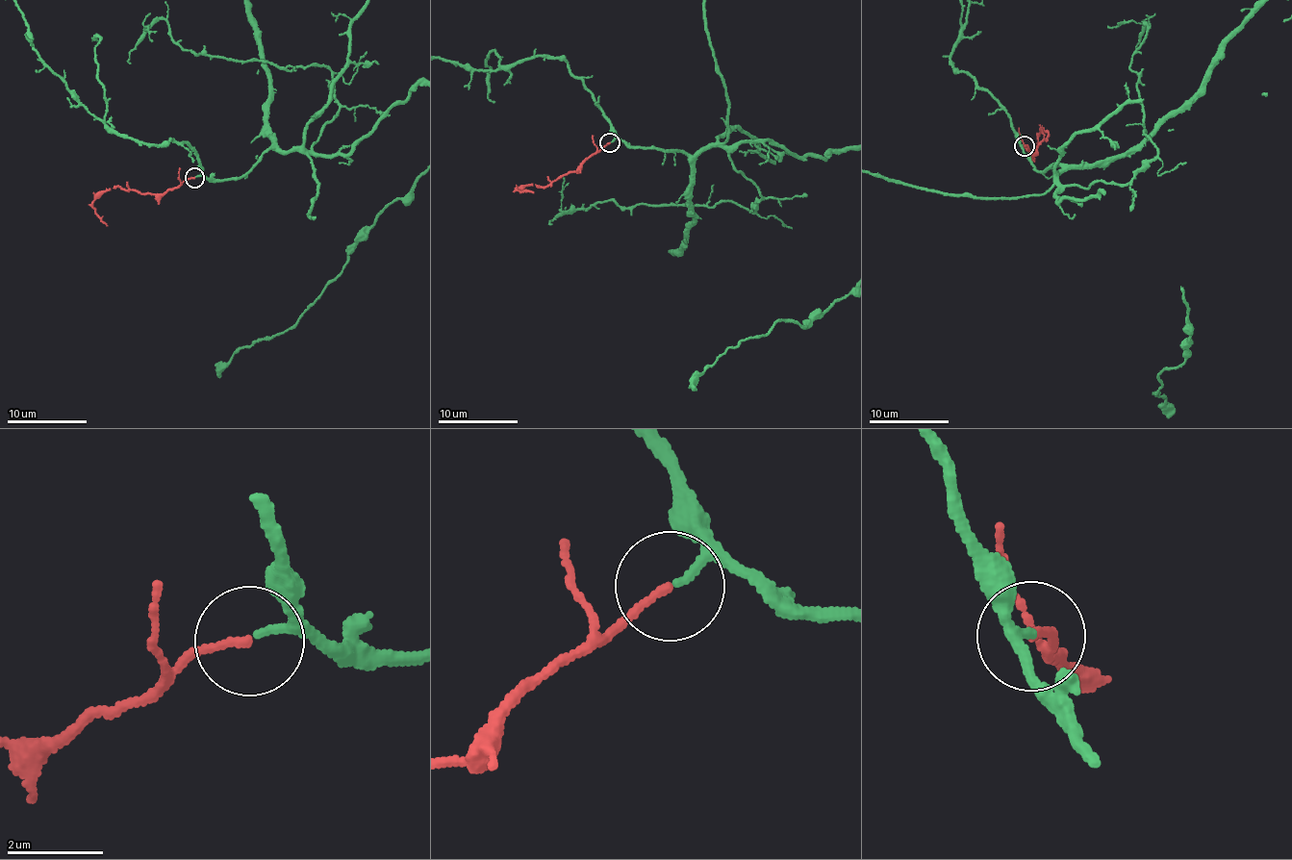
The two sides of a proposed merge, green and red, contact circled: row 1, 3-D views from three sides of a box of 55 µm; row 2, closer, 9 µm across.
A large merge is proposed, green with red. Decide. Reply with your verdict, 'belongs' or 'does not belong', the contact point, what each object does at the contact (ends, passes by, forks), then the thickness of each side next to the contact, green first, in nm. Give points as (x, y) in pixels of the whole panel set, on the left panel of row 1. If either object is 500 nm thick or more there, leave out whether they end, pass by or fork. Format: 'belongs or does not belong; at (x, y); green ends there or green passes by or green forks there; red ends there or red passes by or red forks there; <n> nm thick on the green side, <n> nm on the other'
belongs; at (194, 177); green ends there; red ends there; 160 nm thick on the green side, 150 nm on the other

